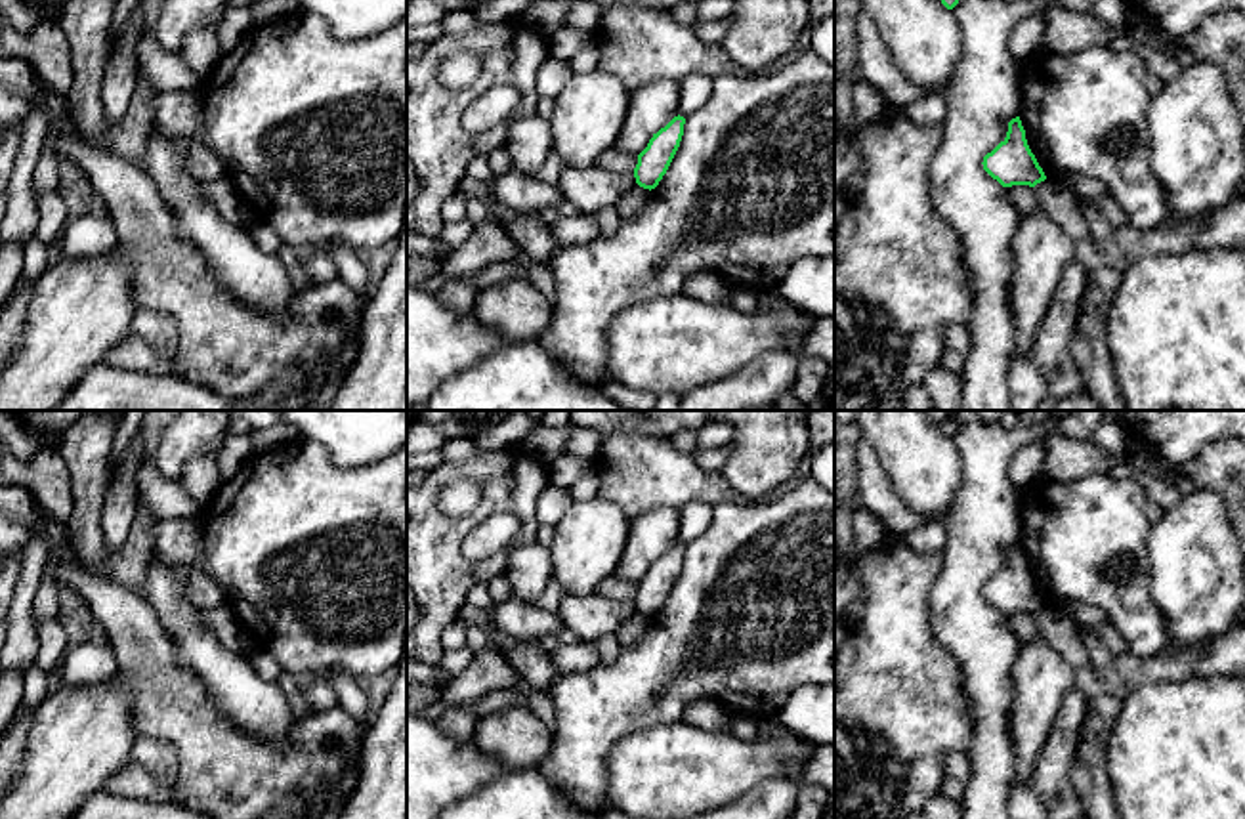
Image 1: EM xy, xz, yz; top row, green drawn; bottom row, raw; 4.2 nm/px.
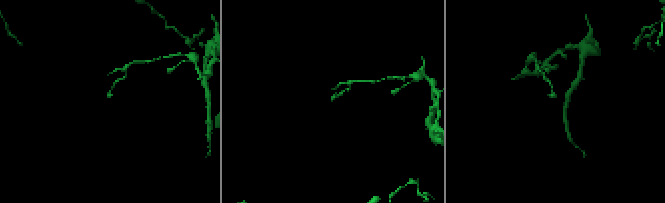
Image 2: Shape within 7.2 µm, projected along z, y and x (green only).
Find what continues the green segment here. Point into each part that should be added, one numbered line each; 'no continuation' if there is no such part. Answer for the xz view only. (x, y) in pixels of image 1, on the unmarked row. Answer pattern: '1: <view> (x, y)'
no continuation

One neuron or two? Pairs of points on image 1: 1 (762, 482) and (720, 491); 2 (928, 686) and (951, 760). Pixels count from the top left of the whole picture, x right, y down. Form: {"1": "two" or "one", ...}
{"1": "two", "2": "two"}

